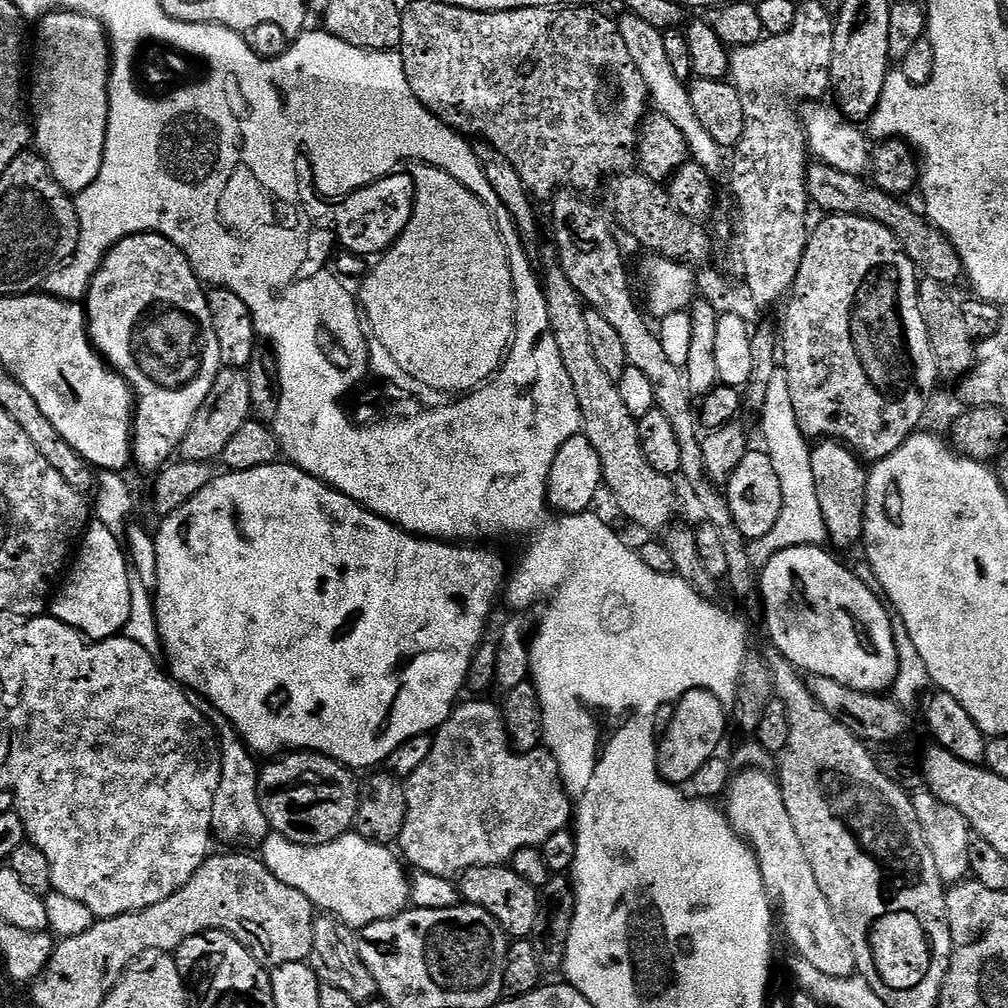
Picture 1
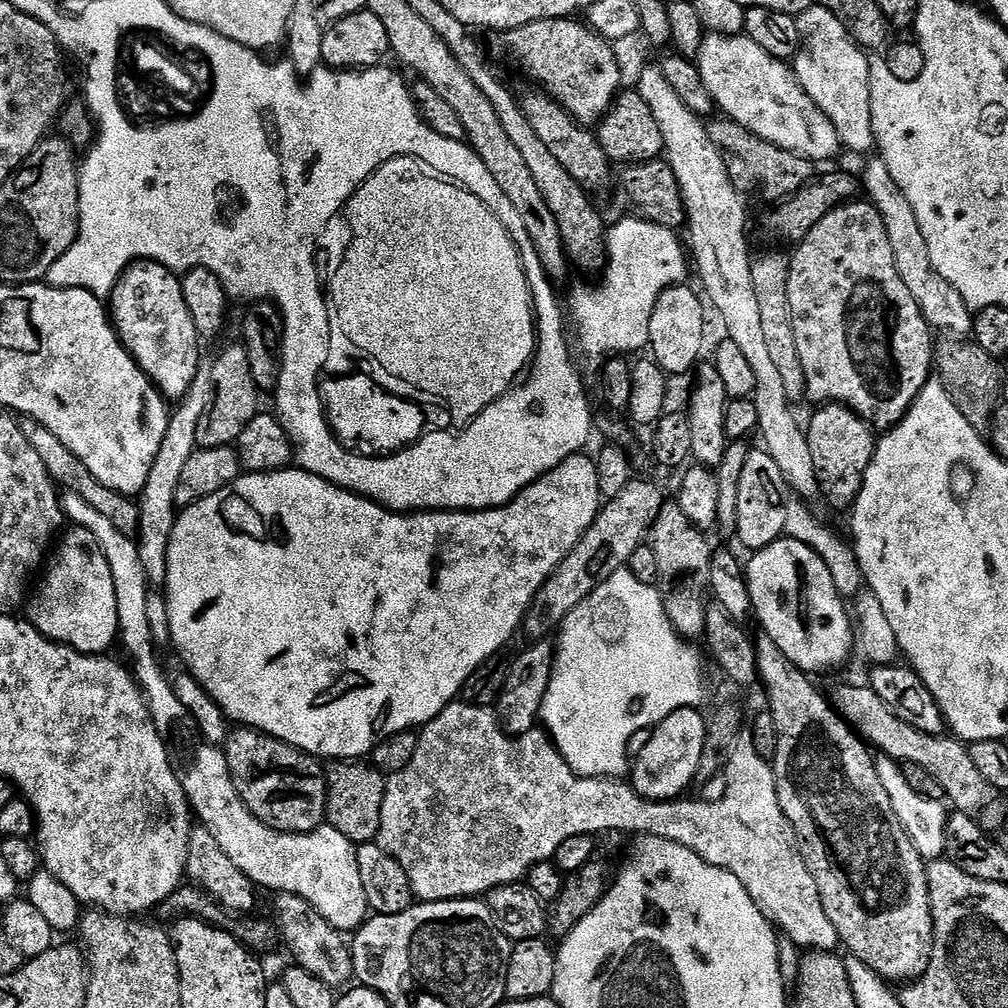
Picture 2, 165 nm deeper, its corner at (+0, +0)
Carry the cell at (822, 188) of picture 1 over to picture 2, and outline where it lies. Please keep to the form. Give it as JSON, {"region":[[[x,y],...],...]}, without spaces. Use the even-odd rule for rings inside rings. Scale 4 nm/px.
{"region":[[[712,118],[707,121],[708,137],[726,162],[726,170],[741,194],[761,192],[768,200],[780,202],[789,196],[795,195],[813,179],[813,161],[798,153],[782,149],[777,145],[764,141],[754,135],[746,127],[729,118]]]}

